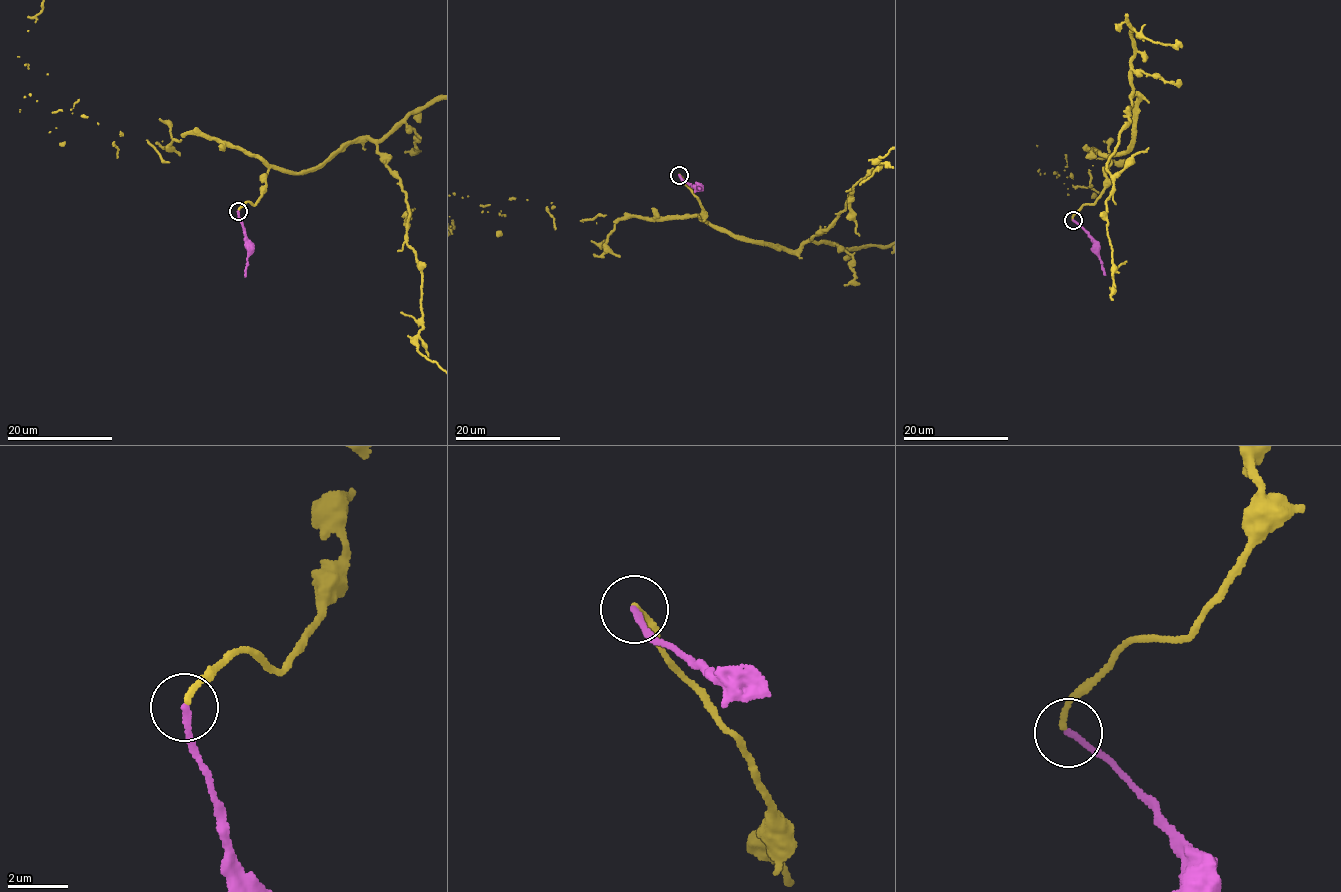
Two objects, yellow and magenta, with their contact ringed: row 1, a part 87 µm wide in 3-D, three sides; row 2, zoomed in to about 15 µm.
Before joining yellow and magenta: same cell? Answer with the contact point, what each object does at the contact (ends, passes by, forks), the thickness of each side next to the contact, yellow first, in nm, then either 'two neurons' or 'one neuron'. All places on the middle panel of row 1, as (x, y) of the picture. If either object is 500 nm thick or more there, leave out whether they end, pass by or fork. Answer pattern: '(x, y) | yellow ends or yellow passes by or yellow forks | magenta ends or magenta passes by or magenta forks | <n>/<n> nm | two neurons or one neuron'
(679, 175) | yellow ends | magenta ends | 180/200 nm | two neurons

